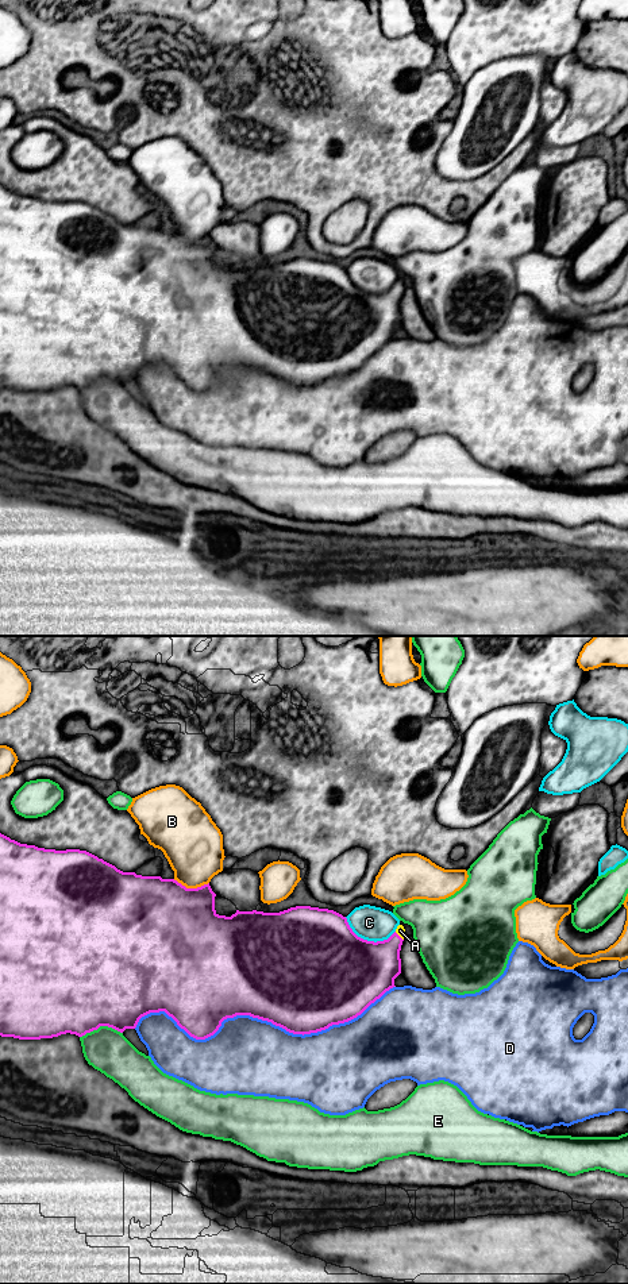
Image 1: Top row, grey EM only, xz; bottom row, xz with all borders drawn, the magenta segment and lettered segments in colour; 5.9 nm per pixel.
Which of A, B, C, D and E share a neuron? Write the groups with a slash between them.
A / B / C / D / E

